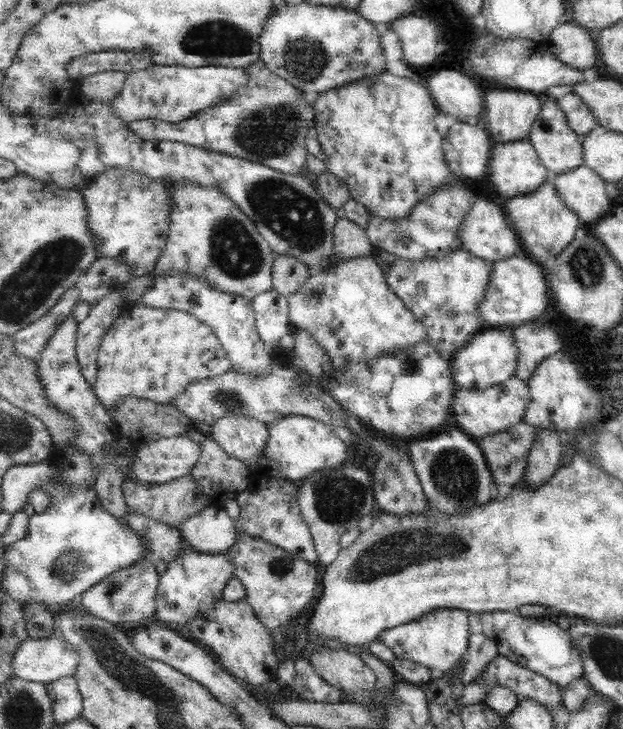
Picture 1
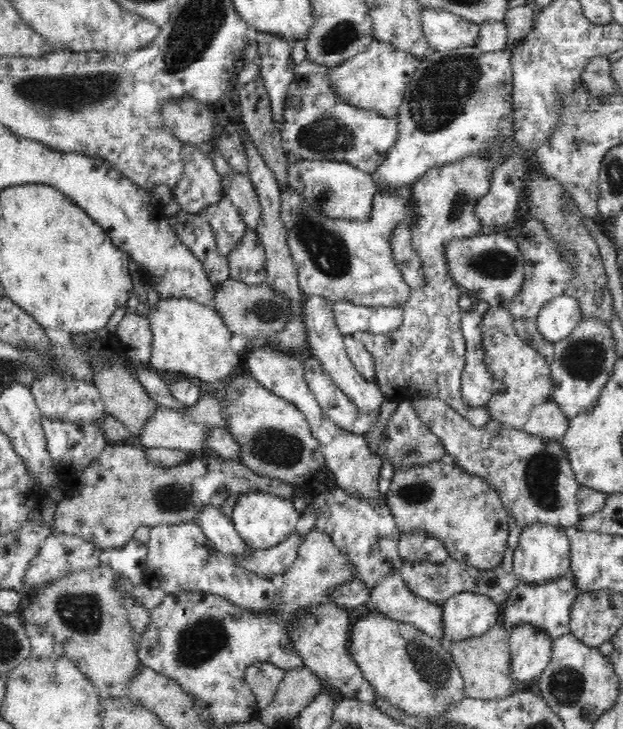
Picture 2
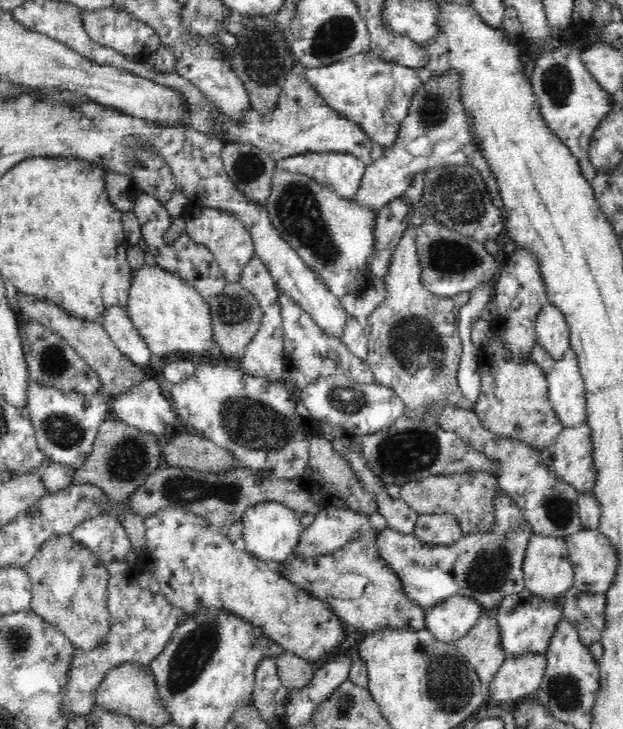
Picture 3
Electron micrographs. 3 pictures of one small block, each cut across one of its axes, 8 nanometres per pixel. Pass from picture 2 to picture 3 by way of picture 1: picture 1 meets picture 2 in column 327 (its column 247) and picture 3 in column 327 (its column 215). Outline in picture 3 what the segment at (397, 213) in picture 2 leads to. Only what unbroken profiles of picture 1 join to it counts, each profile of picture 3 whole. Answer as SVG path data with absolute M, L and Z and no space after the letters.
M280 166L274 170L271 194L266 202L269 218L274 228L298 251L302 260L315 270L326 283L328 290L338 298L346 294L356 294L368 288L370 271L368 270L368 256L372 256L374 248L374 226L377 212L364 210L354 199L342 198L327 186L322 186L306 174L297 171L282 170Z

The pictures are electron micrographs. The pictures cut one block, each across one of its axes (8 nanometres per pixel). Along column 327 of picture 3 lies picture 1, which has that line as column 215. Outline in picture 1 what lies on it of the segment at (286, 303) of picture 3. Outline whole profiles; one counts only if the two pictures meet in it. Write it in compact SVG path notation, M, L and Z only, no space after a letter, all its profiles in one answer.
M126 304L115 320L115 326L107 330L99 348L97 382L95 390L103 405L108 411L119 408L119 404L127 398L143 398L159 404L169 405L179 394L187 392L189 385L205 381L232 370L232 360L225 350L220 338L213 330L206 329L206 324L182 310L153 308L153 306L139 306Z

